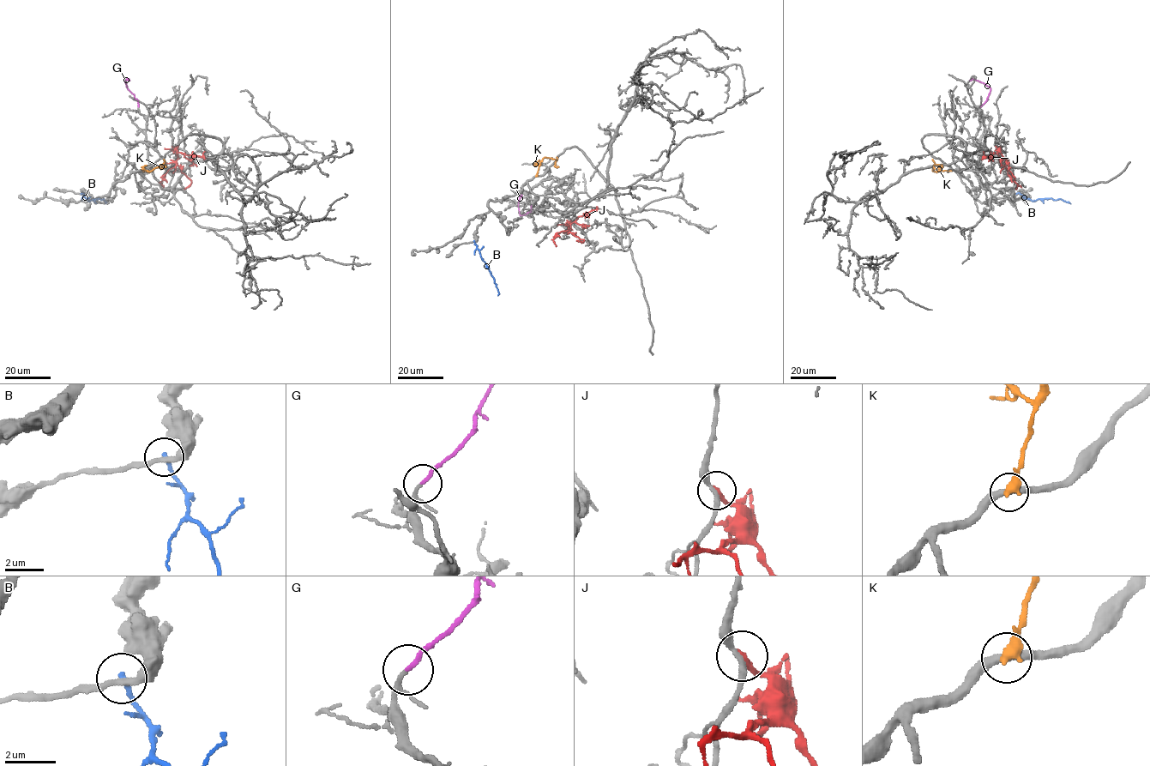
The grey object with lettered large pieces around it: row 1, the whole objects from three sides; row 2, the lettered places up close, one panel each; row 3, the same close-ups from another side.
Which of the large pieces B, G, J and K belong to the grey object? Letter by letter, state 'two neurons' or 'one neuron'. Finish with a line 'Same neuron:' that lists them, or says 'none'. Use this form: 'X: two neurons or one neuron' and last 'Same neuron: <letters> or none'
B: two neurons
G: one neuron
J: two neurons
K: two neurons
Same neuron: G

